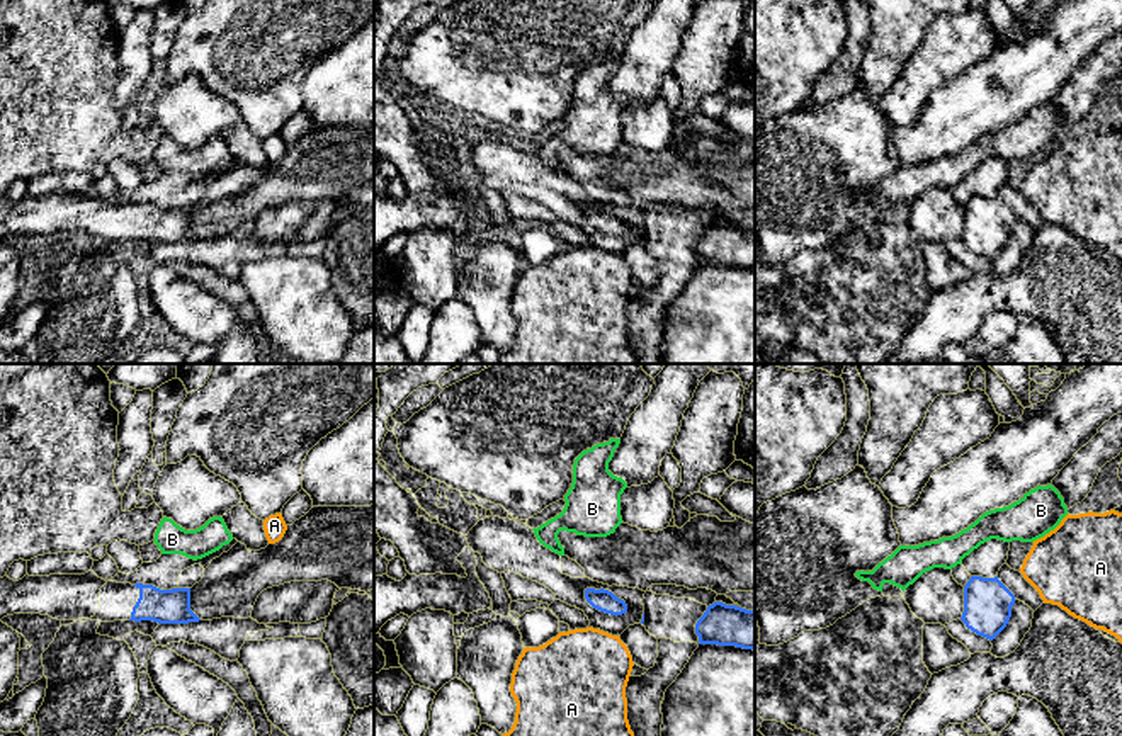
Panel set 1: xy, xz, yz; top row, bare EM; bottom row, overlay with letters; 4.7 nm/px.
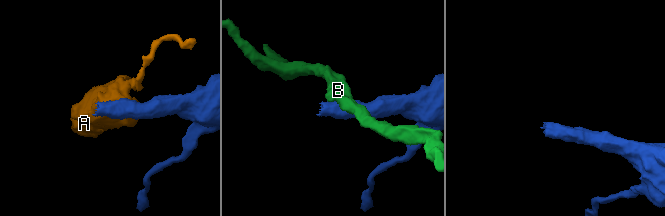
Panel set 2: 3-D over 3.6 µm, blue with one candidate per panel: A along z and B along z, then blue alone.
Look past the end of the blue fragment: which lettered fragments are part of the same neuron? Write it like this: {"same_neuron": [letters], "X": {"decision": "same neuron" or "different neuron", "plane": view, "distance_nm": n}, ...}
{"same_neuron": [], "A": {"decision": "different neuron", "plane": "xz", "distance_nm": 90}, "B": {"decision": "different neuron", "plane": "yz", "distance_nm": 90}}

